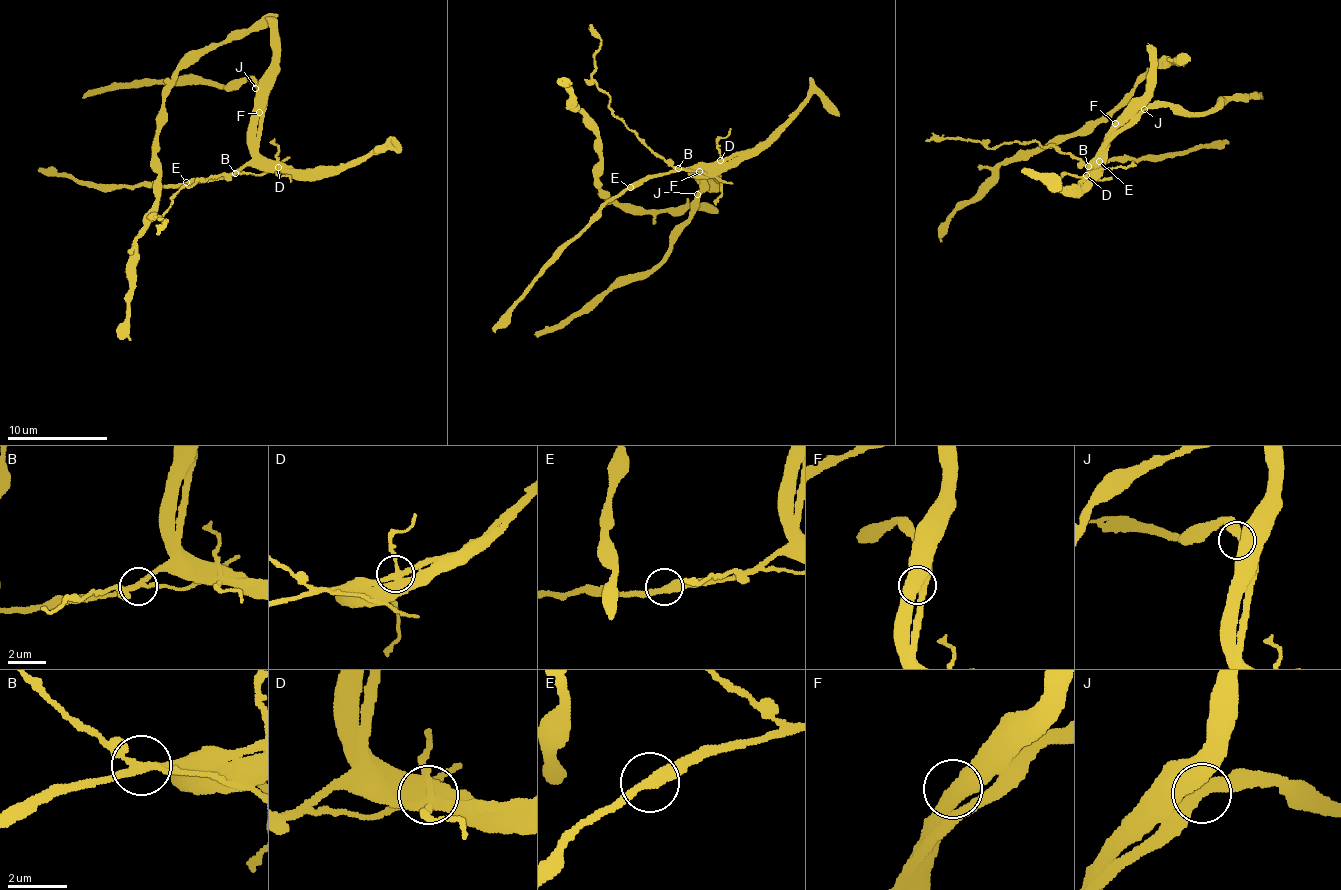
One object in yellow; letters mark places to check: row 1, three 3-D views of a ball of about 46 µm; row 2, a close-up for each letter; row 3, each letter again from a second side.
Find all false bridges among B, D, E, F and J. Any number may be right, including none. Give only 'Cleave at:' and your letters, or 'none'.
Cleave at: B, D

